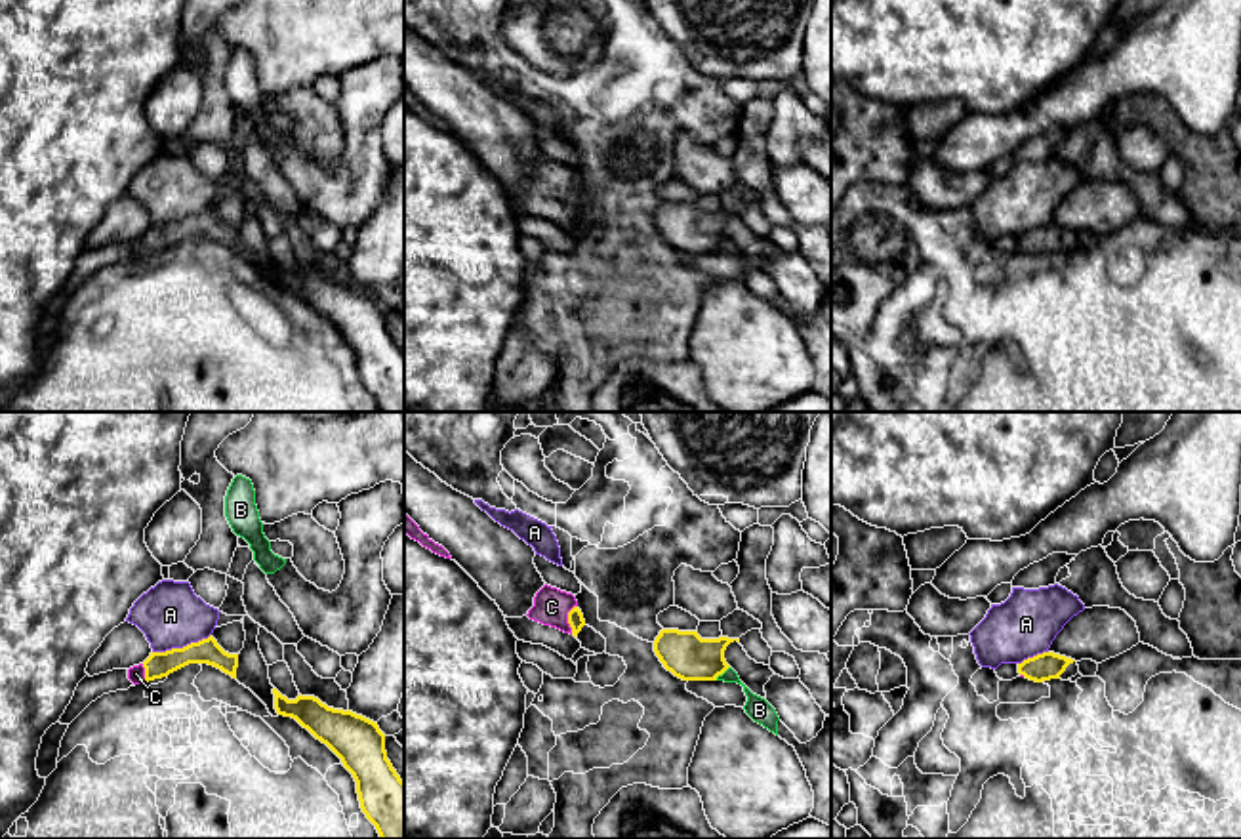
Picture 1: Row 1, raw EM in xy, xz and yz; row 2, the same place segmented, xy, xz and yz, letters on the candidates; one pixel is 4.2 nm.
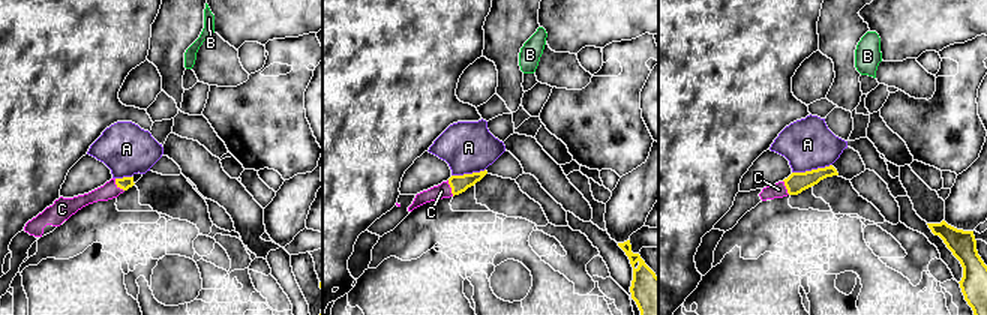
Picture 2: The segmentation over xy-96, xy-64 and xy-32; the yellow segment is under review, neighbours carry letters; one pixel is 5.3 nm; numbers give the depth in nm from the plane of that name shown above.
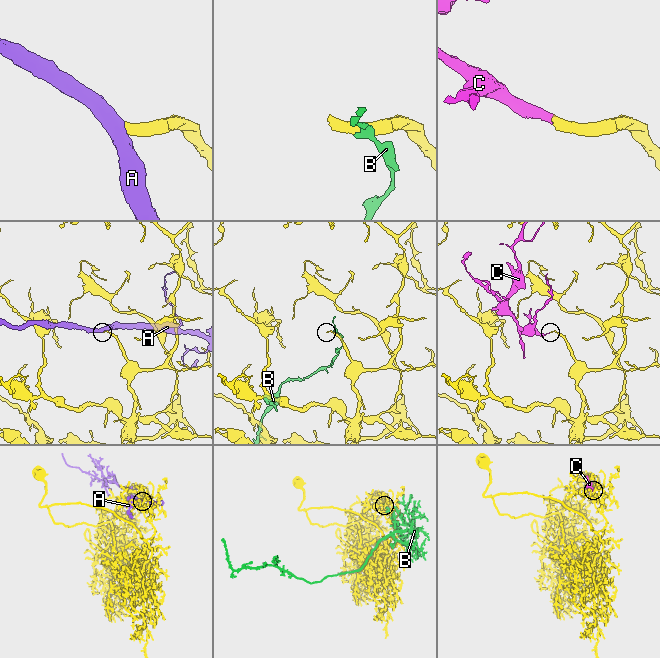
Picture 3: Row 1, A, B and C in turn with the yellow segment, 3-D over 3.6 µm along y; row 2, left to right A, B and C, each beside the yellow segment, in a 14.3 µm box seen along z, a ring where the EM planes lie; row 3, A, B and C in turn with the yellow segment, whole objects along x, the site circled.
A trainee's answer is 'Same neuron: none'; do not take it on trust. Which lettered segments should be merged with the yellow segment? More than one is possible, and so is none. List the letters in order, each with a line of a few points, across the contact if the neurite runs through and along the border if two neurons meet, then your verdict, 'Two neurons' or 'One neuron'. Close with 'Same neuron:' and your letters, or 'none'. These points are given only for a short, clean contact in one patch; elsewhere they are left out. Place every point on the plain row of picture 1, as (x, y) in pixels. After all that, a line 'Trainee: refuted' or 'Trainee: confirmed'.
A: Two neurons
B: Two neurons
C: Line: xz (576, 193), (569, 193), (551, 180). One neuron
Same neuron: C
Trainee: refuted

